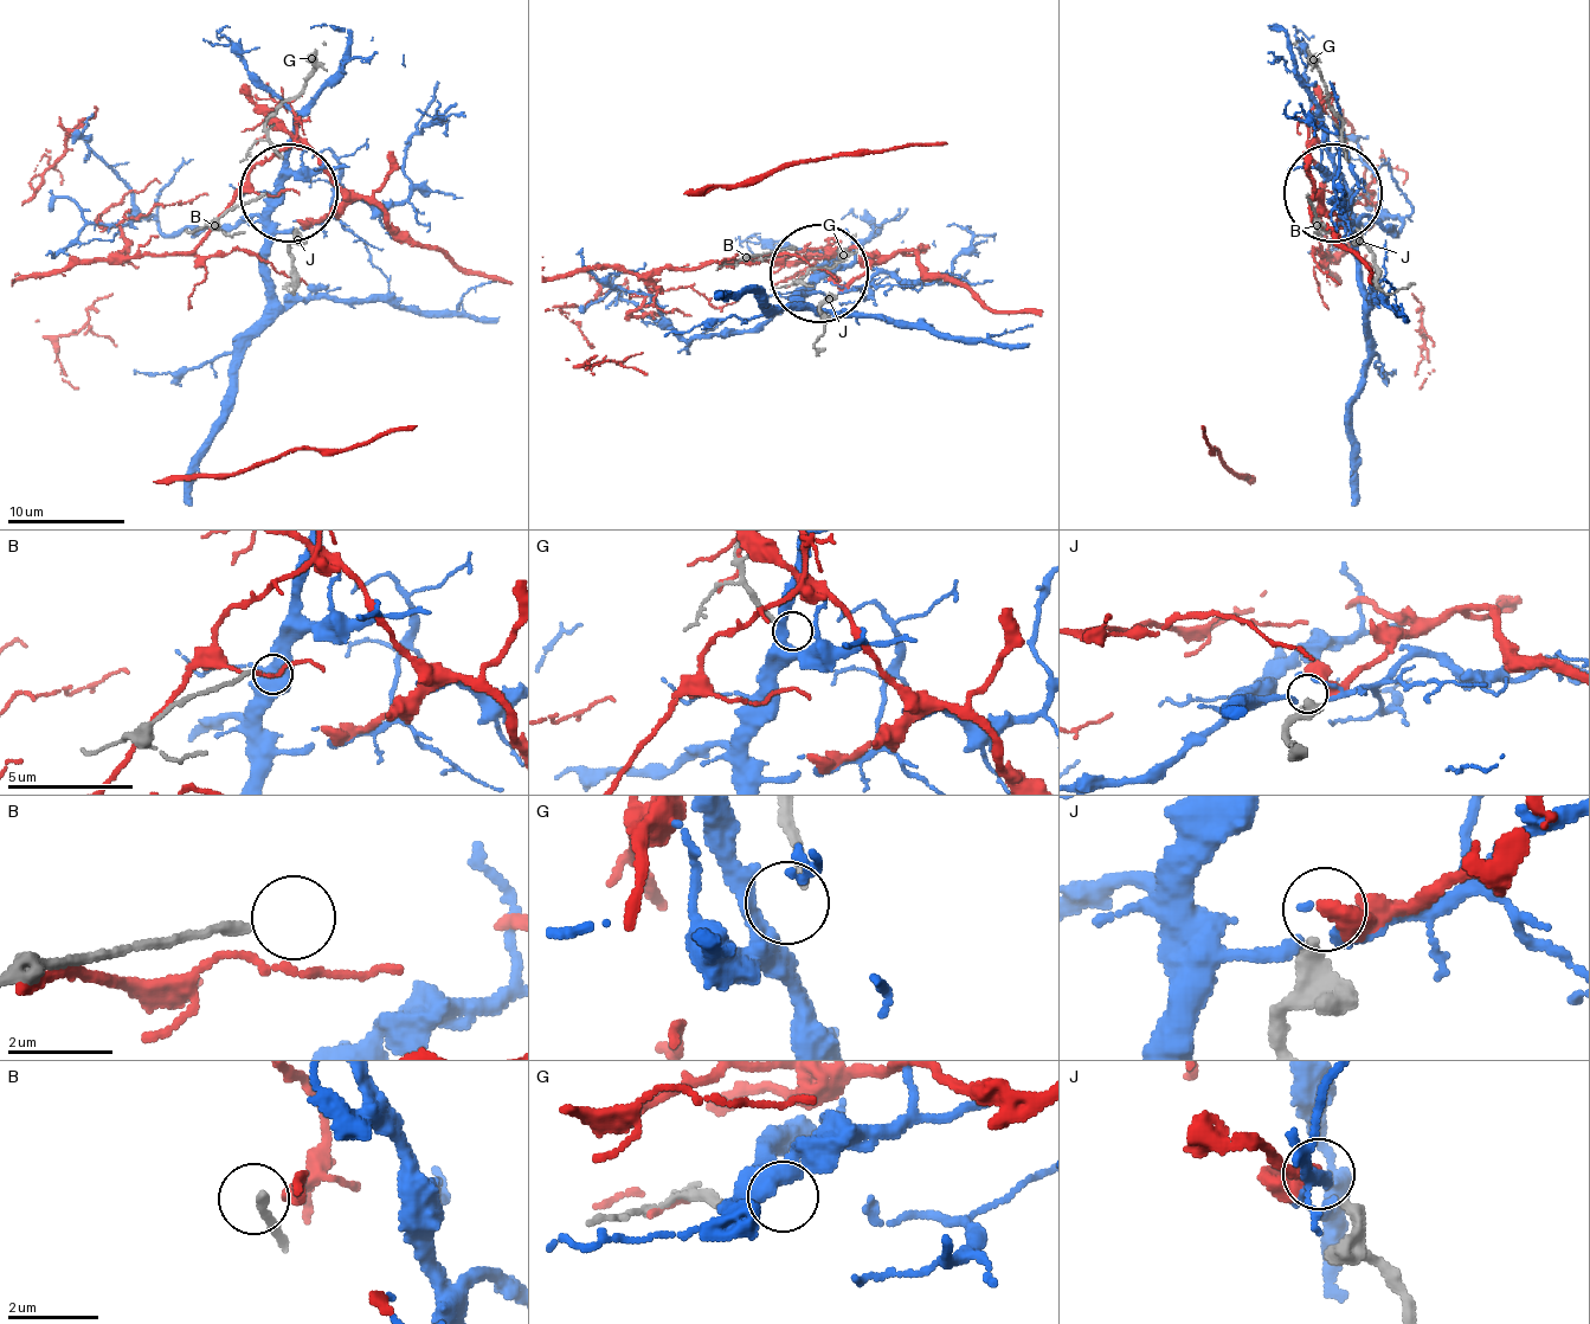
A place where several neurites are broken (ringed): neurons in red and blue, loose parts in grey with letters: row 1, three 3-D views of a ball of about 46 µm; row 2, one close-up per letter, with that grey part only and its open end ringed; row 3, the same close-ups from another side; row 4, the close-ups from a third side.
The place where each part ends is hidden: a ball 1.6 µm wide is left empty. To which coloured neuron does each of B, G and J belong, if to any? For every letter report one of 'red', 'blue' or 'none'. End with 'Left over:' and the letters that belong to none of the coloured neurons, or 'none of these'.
B: none
G: none
J: red
Left over: B, G

